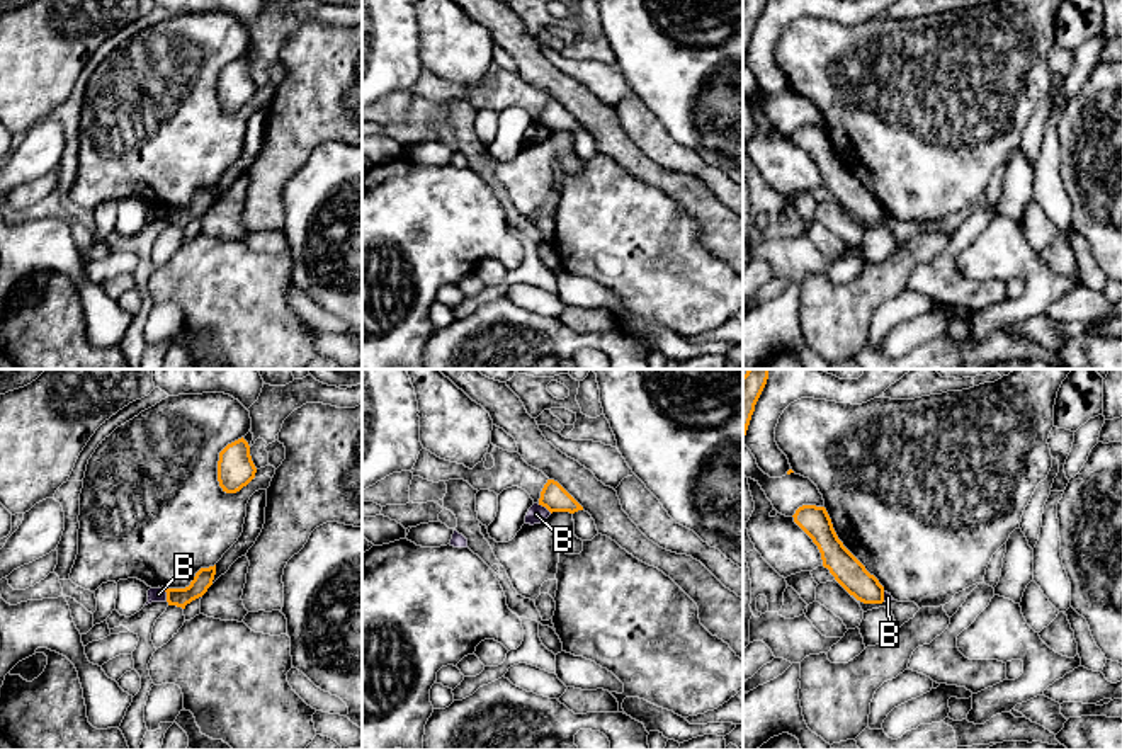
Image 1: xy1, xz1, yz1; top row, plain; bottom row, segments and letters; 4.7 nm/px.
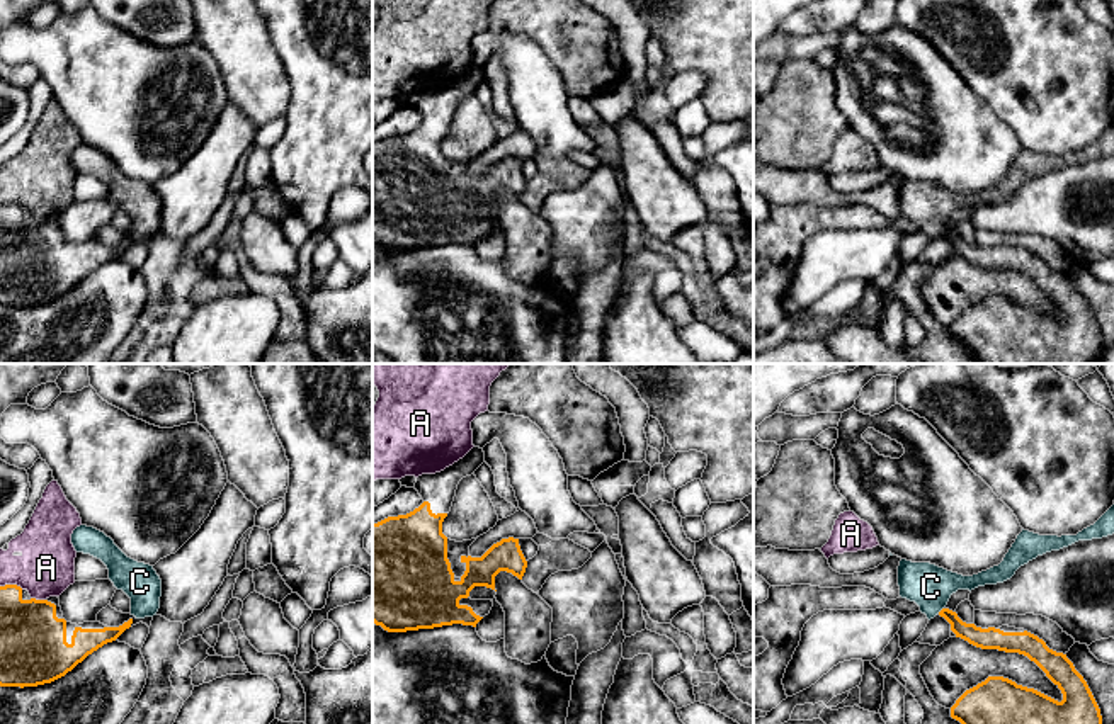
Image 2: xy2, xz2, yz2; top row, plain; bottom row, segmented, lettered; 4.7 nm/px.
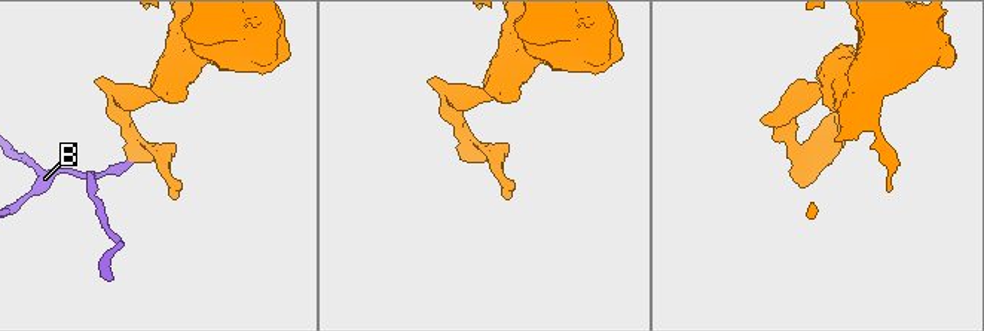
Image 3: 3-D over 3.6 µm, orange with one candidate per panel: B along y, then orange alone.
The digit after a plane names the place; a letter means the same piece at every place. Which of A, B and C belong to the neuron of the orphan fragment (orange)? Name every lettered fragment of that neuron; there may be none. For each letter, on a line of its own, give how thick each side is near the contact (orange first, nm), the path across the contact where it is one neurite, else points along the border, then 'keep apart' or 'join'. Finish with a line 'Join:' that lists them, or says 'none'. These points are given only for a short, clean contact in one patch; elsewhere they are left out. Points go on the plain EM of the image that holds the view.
A: 320/280 nm | keep apart
B: 90/70 nm | along xy1 (162, 206), (167, 220) | keep apart
C: 100/200 nm | across yz2 (982, 257), (965, 250), (941, 230), (932, 221), (931, 206) | join
Join: C

